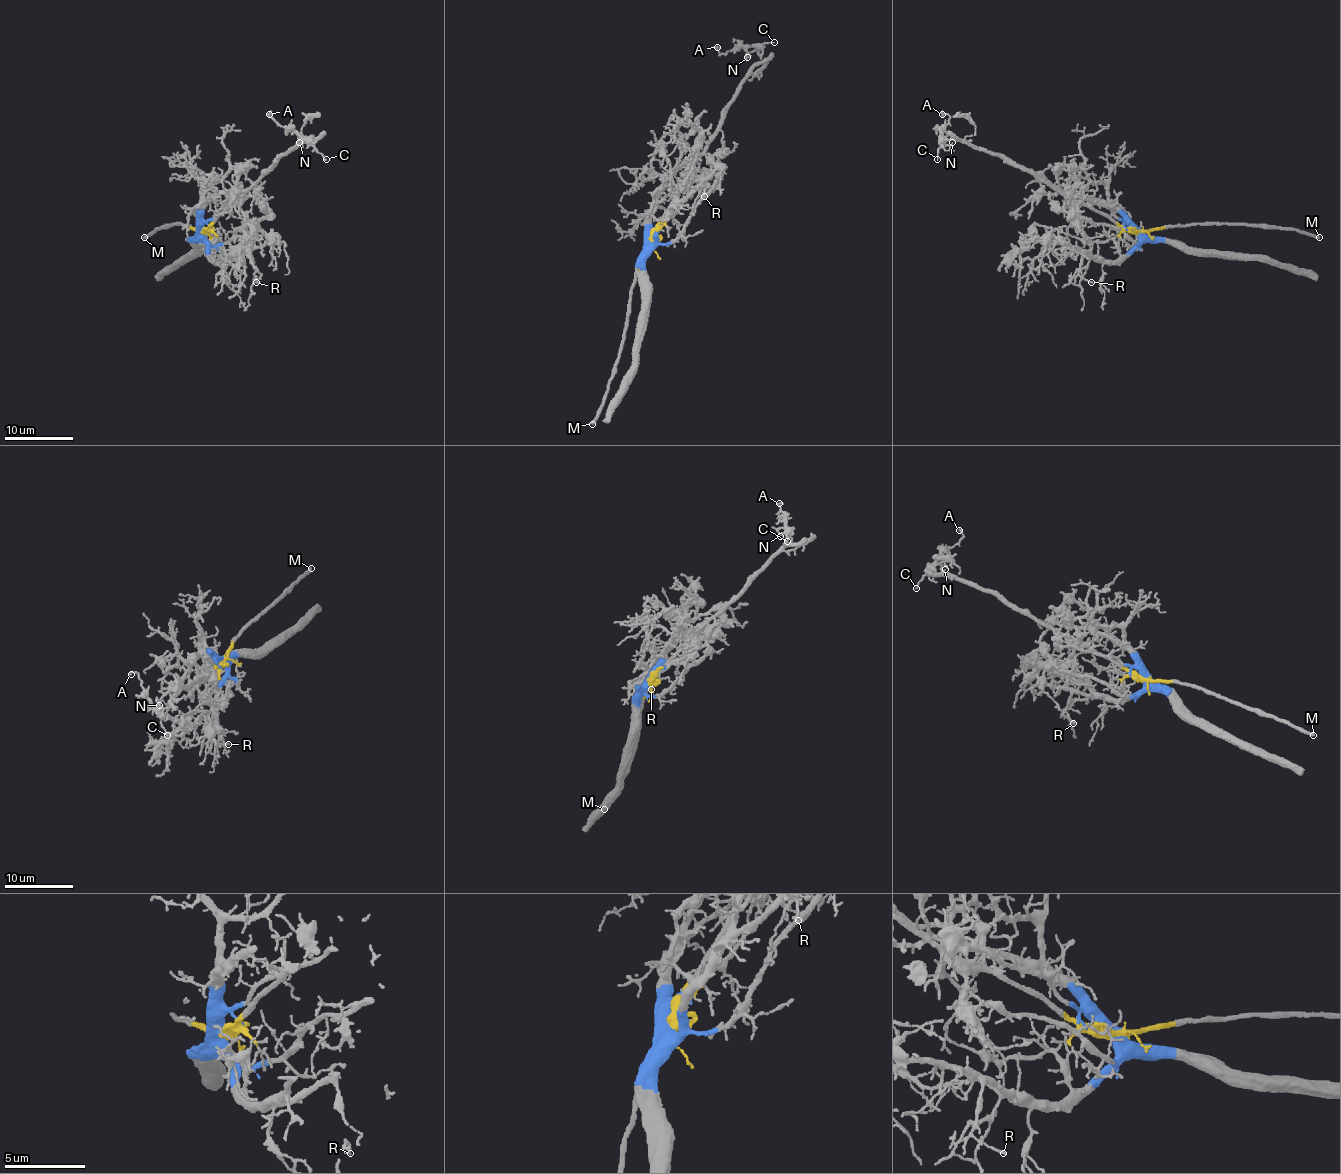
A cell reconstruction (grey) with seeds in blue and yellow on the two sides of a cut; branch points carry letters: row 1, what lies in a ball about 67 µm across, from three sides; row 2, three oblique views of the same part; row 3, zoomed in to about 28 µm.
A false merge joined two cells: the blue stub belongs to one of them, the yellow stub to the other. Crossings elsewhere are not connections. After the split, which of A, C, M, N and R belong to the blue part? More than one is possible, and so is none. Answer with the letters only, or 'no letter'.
R

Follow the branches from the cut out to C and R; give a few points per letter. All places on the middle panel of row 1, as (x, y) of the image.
C: (649, 245), (653, 229), (683, 175), (716, 130), (721, 111), (742, 79), (762, 60), (759, 48), (774, 43)
R: (649, 245), (663, 221), (702, 183), (704, 197)

